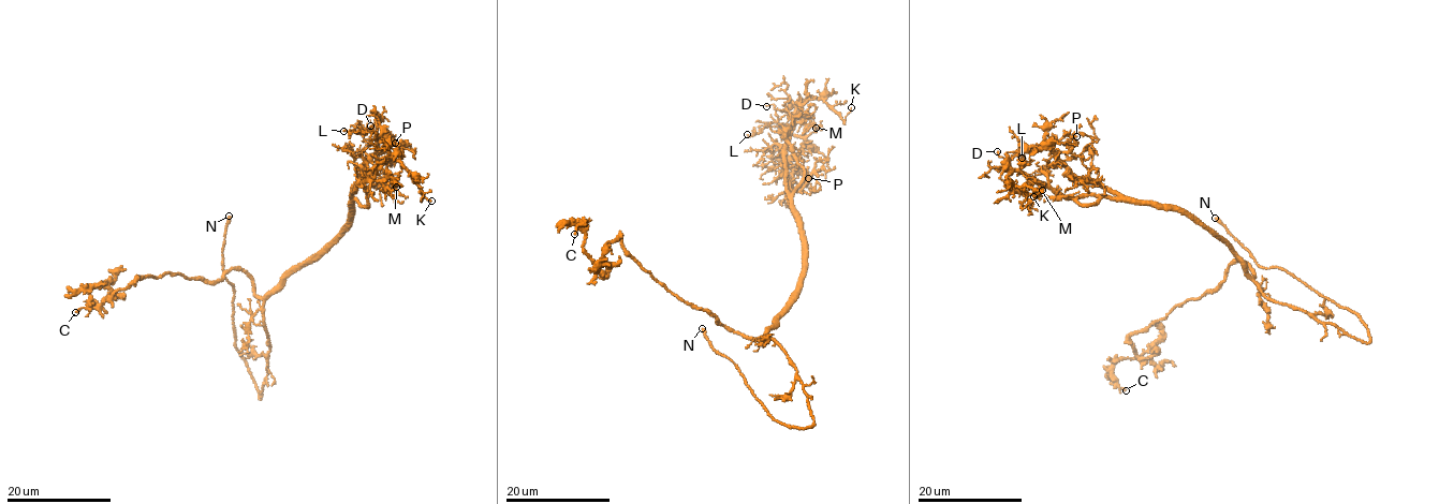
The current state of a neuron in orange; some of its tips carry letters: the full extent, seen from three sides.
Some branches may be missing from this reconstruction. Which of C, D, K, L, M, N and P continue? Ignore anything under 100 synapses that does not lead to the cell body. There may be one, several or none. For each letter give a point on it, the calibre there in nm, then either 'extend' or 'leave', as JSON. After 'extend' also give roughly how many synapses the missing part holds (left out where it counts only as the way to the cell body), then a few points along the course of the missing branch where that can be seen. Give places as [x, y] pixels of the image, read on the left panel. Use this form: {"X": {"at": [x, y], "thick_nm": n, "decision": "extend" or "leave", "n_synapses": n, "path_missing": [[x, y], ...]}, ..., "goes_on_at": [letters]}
{"C": {"at": [75, 312], "thick_nm": 190, "decision": "leave"}, "D": {"at": [370, 126], "thick_nm": 120, "decision": "leave"}, "K": {"at": [431, 201], "thick_nm": 80, "decision": "leave"}, "L": {"at": [343, 131], "thick_nm": 110, "decision": "leave"}, "M": {"at": [396, 187], "thick_nm": 110, "decision": "leave"}, "N": {"at": [229, 216], "thick_nm": 340, "decision": "extend", "path_missing": [[229, 216], [233, 204], [240, 203]]}, "P": {"at": [395, 143], "thick_nm": 140, "decision": "leave"}, "goes_on_at": ["N"]}

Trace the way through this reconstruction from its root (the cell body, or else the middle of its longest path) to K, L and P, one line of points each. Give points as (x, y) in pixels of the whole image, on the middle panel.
K: (768, 328), (803, 268), (802, 223), (786, 168), (795, 110), (817, 97), (843, 119), (851, 107)
L: (768, 328), (795, 290), (803, 268), (802, 223), (791, 205), (786, 166), (804, 142), (776, 122), (747, 134)
P: (768, 328), (795, 290), (803, 268), (802, 223), (791, 205), (786, 163), (790, 160), (796, 174), (808, 178)

